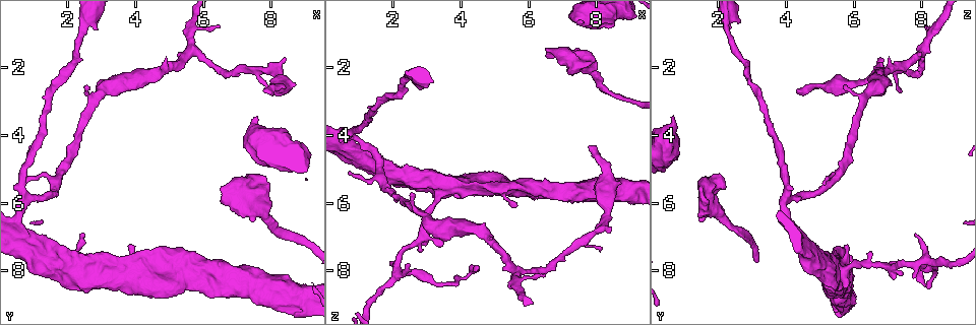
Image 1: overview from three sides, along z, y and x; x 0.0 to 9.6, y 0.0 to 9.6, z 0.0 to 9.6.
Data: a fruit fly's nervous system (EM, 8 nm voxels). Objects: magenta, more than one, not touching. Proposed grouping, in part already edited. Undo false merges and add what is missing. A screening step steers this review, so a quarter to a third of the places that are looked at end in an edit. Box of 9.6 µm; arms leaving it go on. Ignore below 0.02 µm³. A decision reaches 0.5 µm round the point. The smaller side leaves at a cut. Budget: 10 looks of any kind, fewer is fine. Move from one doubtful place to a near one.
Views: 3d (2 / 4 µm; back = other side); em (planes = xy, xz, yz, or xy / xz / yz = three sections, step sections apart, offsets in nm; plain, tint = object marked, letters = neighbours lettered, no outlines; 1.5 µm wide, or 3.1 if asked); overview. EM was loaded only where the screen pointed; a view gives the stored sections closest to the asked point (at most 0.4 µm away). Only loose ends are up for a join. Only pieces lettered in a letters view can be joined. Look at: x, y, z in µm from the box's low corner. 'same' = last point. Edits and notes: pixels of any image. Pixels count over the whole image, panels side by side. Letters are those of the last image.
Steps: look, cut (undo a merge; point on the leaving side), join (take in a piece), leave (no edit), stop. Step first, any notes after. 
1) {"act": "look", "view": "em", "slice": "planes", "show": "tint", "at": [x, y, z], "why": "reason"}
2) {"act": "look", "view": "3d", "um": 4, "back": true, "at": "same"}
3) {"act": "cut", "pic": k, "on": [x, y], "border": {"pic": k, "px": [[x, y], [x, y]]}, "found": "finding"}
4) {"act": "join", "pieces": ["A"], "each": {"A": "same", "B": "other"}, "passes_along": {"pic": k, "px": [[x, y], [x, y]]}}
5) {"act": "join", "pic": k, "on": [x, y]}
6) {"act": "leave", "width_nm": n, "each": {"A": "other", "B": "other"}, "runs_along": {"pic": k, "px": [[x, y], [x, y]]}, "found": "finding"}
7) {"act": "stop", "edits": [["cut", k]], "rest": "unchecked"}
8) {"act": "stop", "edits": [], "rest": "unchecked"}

{"act": "look", "view": "em", "slice": "xy", "step": 8, "show": "tint", "at": [2.45, 6.90, 7.80], "why": "tapers out"}

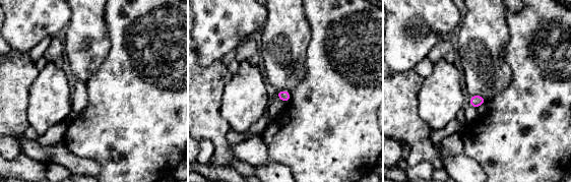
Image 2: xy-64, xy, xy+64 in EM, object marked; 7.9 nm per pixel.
{"act": "look", "view": "em", "slice": "xy", "step": 8, "show": "letters", "at": "same", "why": "see the neighbours"}

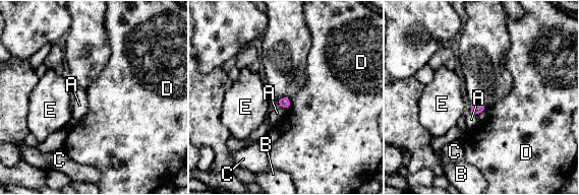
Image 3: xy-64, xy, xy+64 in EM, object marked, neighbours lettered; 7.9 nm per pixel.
{"act": "leave", "each": {"A": "other", "B": "other", "C": "other", "D": "other", "E": "other"}, "border": {"pic": 3, "px": [[290, 99], [290, 108], [287, 111]]}, "found": "none of them fits"}

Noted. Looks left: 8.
{"act": "look", "view": "em", "um": 3.1, "slice": "xz", "step": 16, "show": "letters", "at": [8.30, 2.55, 4.95]}

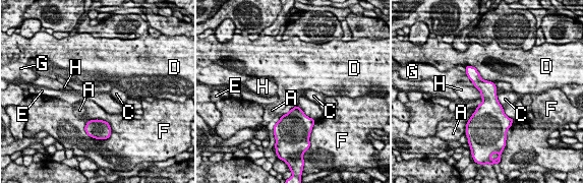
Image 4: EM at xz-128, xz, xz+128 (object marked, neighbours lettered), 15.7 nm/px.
{"act": "leave", "width_nm": 260, "each": {"A": "other", "C": "other", "D": "other", "E": "other", "F": "other", "G": "other", "H": "other"}, "border": {"pic": 4, "px": [[465, 73], [475, 86]]}, "found": "one neuron here"}

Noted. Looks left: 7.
{"act": "look", "view": "em", "slice": "planes", "show": "plain", "at": [7.45, 3.45, 0.65], "why": "branch stops here"}

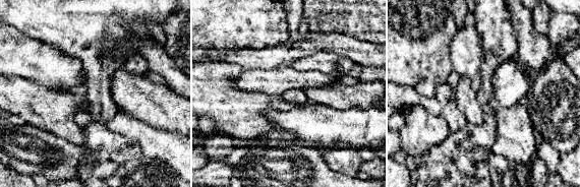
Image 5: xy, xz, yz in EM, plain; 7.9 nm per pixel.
{"act": "look", "view": "em", "slice": "planes", "show": "letters", "at": "same", "why": "what lies round it"}

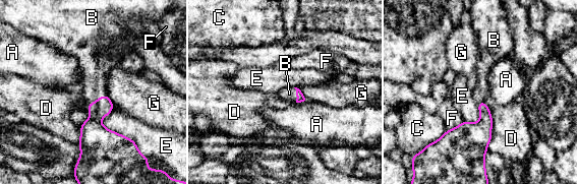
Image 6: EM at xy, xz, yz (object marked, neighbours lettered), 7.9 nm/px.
{"act": "join", "pieces": ["B"], "each": {"A": "other", "B": "same", "C": "other", "D": "other", "E": "other", "F": "other", "G": "other"}, "passes_along": {"pic": 6, "px": [[92, 130], [98, 100], [95, 68]]}, "found": "the neuron continues"}

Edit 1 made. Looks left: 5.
{"act": "look", "view": "overview"}

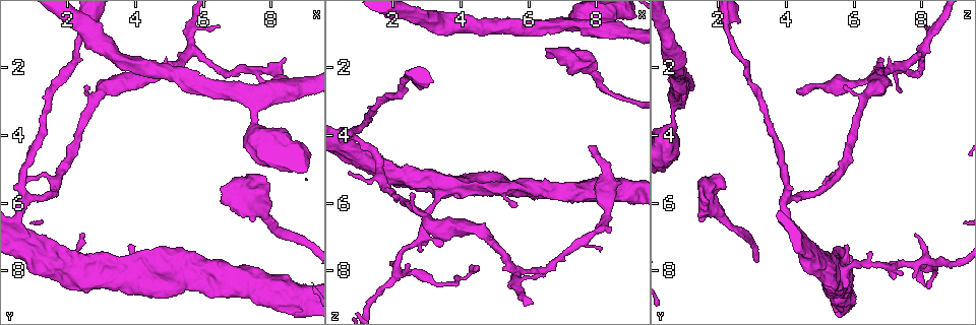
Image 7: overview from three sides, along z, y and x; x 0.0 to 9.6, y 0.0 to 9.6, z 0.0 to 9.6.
{"act": "look", "view": "em", "slice": "yz", "step": 4, "show": "tint", "at": [8.00, 6.70, 2.35], "why": "calibre changes"}

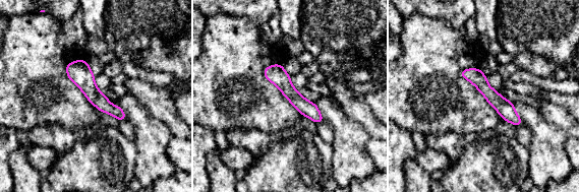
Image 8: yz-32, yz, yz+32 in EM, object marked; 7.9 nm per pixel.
{"act": "look", "view": "em", "slice": "planes", "show": "letters", "at": "same"}

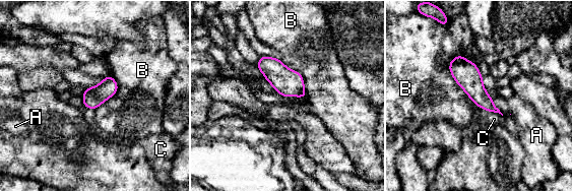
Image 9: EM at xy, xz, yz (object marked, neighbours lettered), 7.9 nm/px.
{"act": "leave", "each": {"A": "other", "B": "other", "C": "other"}, "border": {"pic": 9, "px": [[279, 60], [301, 74], [306, 99]]}, "found": "continuous, no second neuron"}

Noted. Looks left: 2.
{"act": "stop", "edits": [["join", 6]], "rest": "unchecked"}

